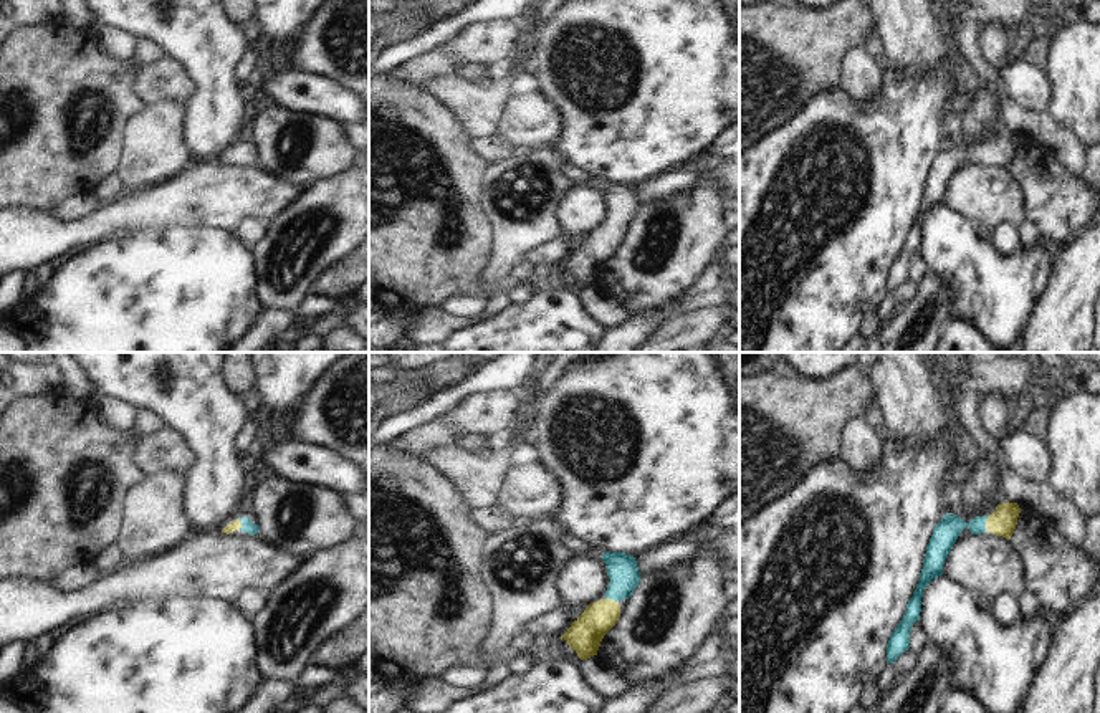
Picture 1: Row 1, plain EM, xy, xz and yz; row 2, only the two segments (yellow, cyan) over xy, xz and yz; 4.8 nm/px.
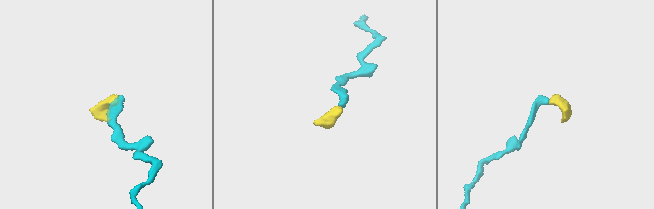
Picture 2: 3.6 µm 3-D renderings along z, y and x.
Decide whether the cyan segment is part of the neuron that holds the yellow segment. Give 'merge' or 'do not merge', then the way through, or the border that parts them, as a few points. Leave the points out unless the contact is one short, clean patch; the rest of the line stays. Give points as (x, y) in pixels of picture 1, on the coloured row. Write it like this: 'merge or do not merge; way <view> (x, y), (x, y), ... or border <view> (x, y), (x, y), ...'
merge; way yz (1003, 521), (986, 523), (953, 525), (946, 531)

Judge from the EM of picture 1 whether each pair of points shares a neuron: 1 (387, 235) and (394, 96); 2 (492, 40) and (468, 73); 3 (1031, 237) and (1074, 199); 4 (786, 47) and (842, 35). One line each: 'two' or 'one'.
1: one
2: two
3: two
4: one

